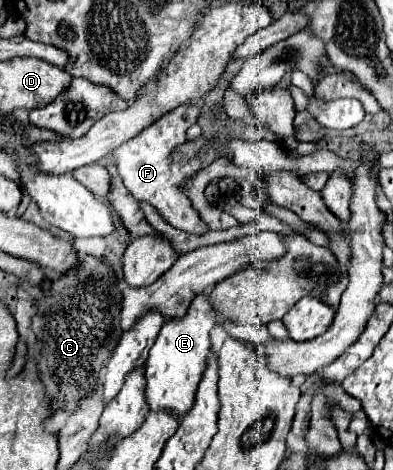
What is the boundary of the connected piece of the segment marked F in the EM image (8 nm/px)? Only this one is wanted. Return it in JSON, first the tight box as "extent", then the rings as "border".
{"extent":[111,105,219,233],"border":[[[179,105],[177,109],[169,111],[161,119],[157,119],[153,125],[149,125],[145,131],[141,131],[131,141],[125,141],[117,149],[113,149],[113,153],[111,153],[113,165],[117,169],[117,175],[123,179],[125,187],[129,189],[129,193],[135,199],[139,199],[139,201],[151,203],[173,227],[179,227],[179,229],[189,231],[189,233],[205,233],[207,227],[199,219],[199,215],[191,207],[191,201],[181,193],[179,187],[181,187],[181,183],[187,177],[191,177],[199,169],[207,167],[213,159],[217,159],[219,153],[209,149],[203,155],[197,155],[197,157],[191,157],[191,159],[179,161],[179,163],[169,161],[169,155],[171,155],[171,151],[177,145],[187,141],[185,131],[187,131],[187,127],[191,127],[197,121],[197,115],[199,115],[197,107],[193,107],[193,105]]]}

